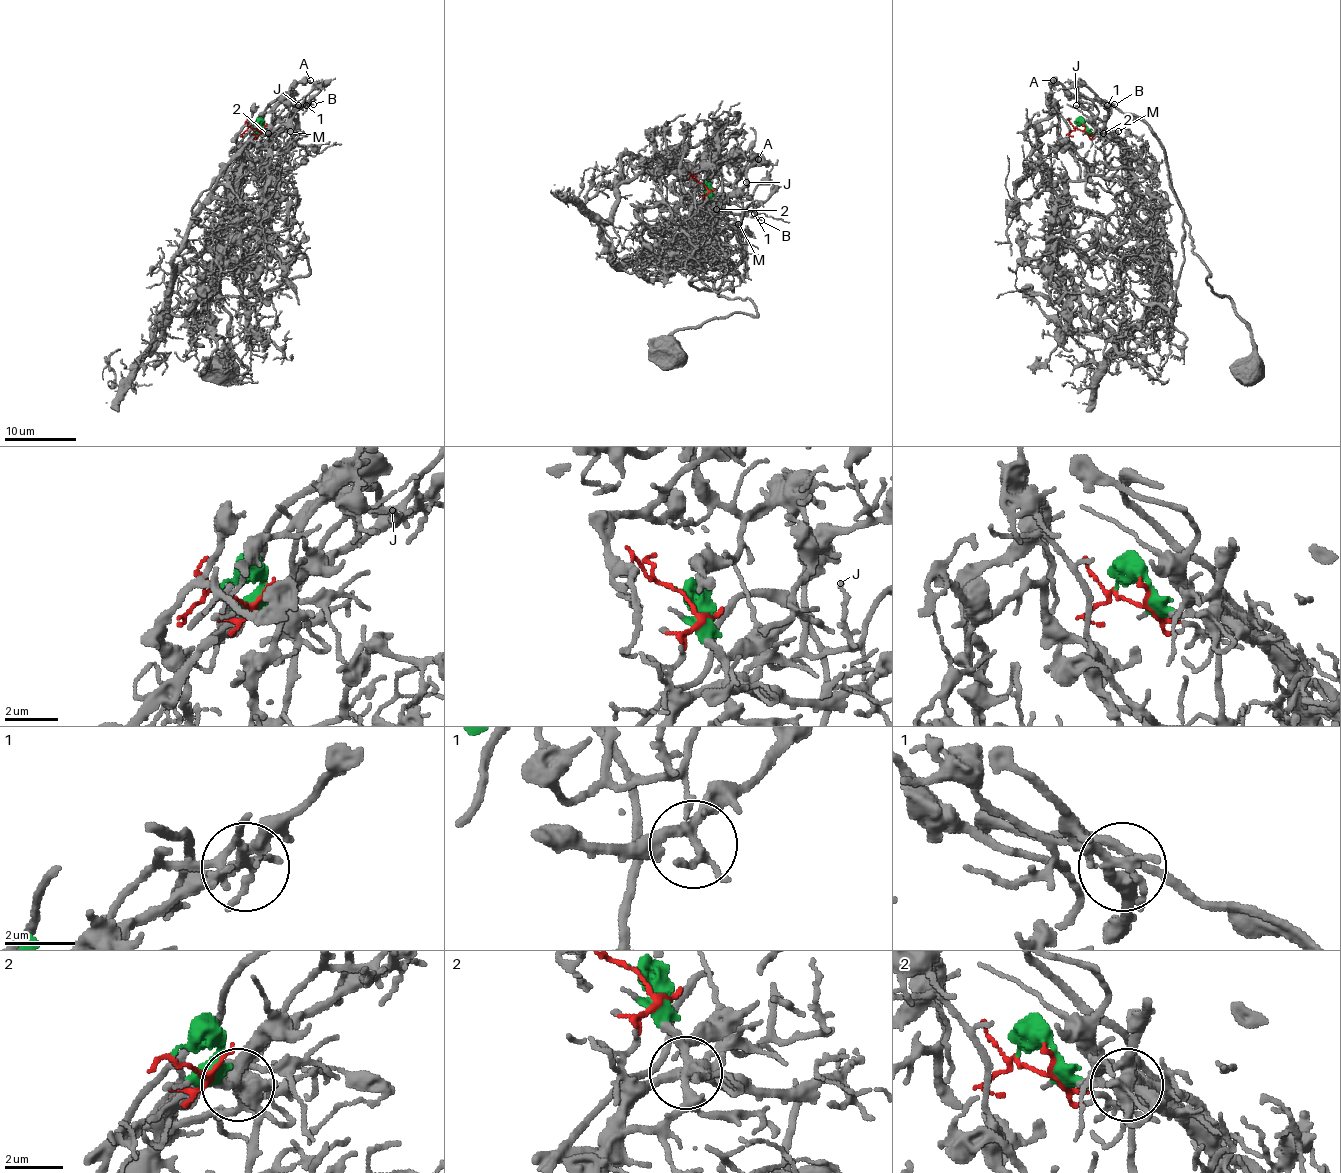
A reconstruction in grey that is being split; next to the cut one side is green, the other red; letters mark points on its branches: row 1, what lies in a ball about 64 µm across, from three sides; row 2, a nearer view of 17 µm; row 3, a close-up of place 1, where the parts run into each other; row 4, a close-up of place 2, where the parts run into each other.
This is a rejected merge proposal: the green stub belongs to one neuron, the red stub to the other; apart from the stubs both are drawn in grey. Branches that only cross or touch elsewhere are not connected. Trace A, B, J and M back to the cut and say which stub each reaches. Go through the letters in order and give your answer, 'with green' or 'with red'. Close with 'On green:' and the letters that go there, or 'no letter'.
A: with green
B: with red
J: with green
M: with green
On green: A, J, M

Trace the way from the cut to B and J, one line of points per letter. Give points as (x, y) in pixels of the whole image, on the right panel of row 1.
B: (1077, 126), (1082, 132), (1104, 139), (1106, 105), (1115, 105)
J: (1077, 126), (1084, 125), (1095, 132), (1098, 110), (1095, 105), (1081, 108), (1075, 105)

